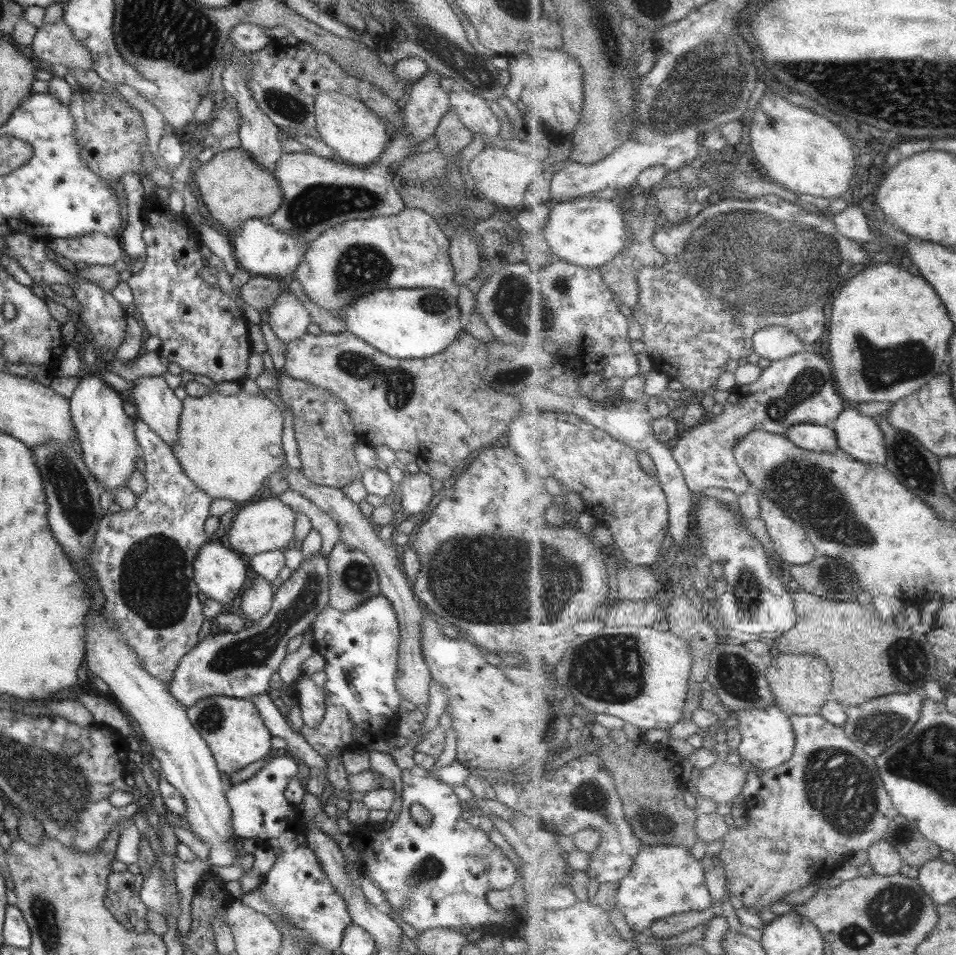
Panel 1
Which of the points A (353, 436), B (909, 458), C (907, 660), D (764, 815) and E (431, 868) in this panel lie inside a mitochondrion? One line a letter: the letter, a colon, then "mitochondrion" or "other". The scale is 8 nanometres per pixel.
A: other
B: mitochondrion
C: mitochondrion
D: other
E: mitochondrion

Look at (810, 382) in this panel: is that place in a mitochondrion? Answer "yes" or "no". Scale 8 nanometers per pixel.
yes

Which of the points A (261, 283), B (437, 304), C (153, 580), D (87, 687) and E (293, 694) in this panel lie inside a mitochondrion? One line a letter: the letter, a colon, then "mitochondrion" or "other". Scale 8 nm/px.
A: other
B: mitochondrion
C: mitochondrion
D: other
E: other

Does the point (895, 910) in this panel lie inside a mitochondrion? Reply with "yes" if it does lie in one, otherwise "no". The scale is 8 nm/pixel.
yes

